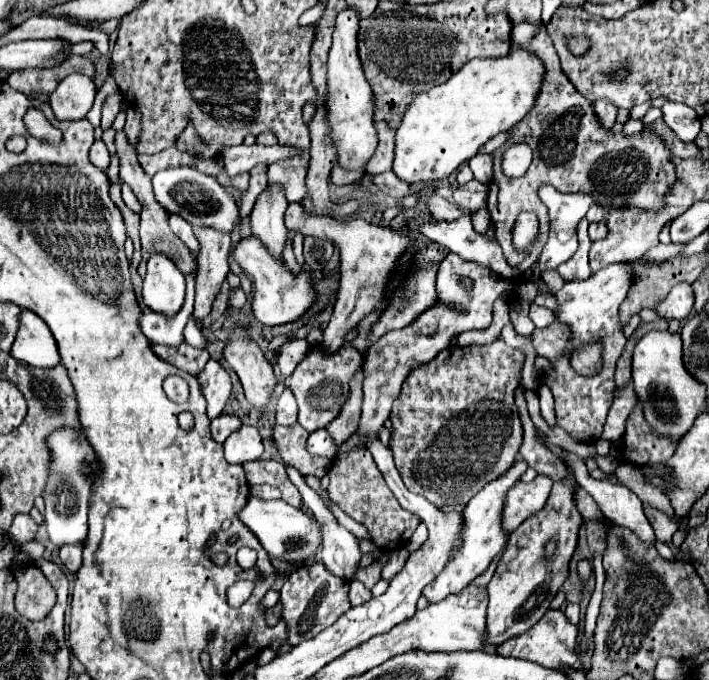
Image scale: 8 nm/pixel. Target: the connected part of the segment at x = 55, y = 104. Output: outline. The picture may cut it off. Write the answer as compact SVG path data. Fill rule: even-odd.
M73 73L65 77L51 93L51 109L57 119L83 119L93 105L95 93L95 85L87 75Z

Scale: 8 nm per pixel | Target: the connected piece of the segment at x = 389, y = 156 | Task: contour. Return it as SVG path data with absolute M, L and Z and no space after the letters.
M381 121L375 123L375 129L377 129L379 145L377 145L373 157L367 161L365 171L367 173L385 173L385 171L391 171L391 165L393 165L393 135L395 135L395 131L389 131L389 125L381 123Z

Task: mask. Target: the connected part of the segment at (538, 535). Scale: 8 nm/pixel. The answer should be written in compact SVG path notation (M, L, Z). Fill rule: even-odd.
M573 475L565 479L565 483L555 483L545 507L527 517L511 535L507 543L507 551L503 553L499 567L487 585L489 591L489 607L487 607L487 637L489 645L501 645L507 639L519 637L527 633L549 609L549 603L557 595L559 587L567 579L569 559L577 547L577 533L583 523L575 503L573 503L573 487L577 487ZM549 539L557 541L557 551L551 559L543 559L545 543Z

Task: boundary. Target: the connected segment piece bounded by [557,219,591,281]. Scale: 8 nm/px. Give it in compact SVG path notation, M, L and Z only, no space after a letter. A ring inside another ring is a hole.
M581 219L577 225L577 237L579 237L579 249L575 251L575 255L571 259L567 259L565 263L561 263L557 267L559 275L565 281L575 281L575 279L589 279L591 277L591 269L589 269L589 261L587 261L587 253L591 247L591 239L587 235L587 219Z

